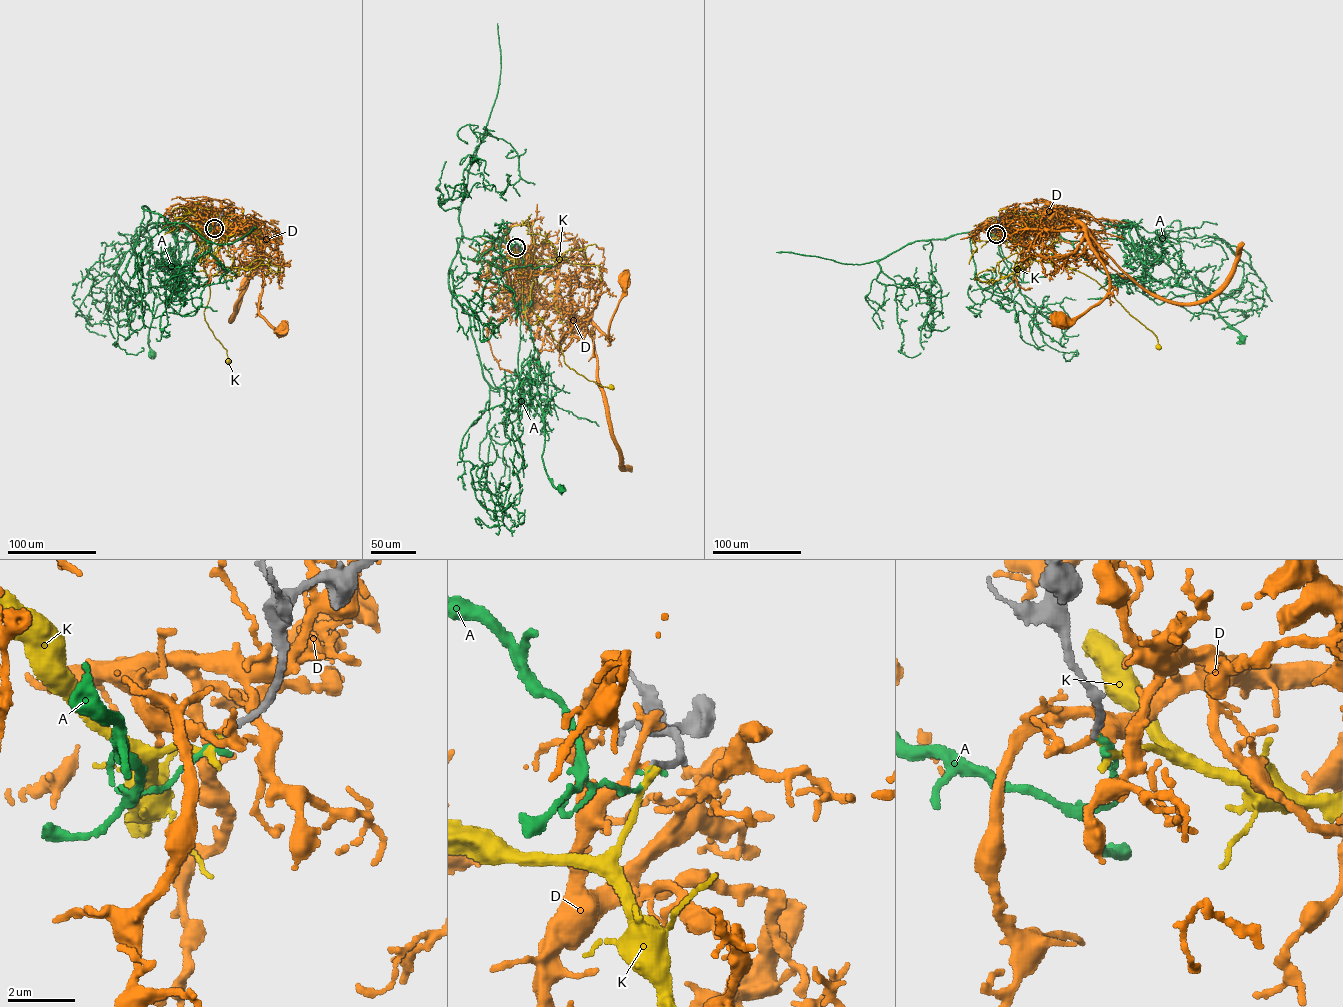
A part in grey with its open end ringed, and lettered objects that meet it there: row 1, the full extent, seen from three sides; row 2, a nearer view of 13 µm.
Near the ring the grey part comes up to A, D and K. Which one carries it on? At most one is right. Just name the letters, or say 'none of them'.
K

